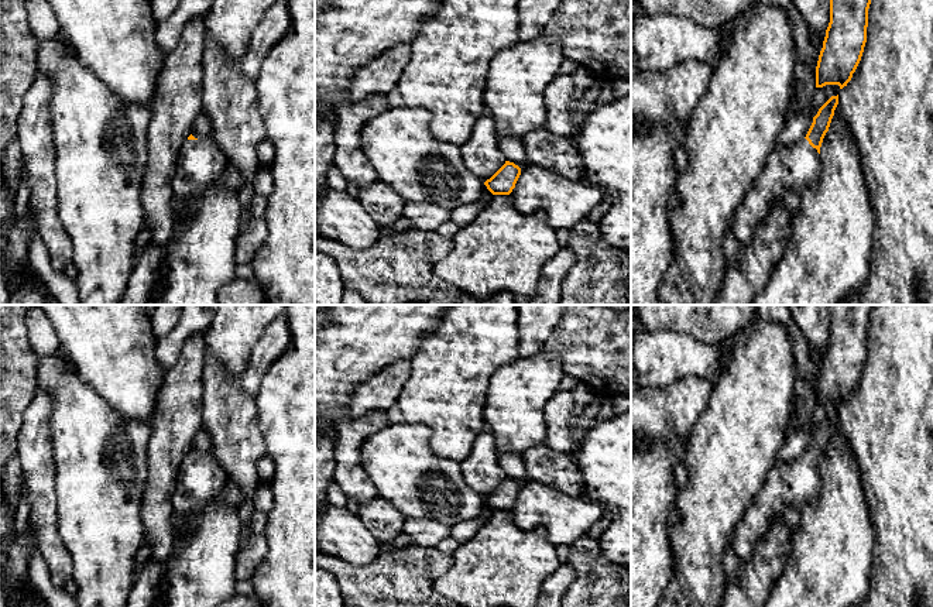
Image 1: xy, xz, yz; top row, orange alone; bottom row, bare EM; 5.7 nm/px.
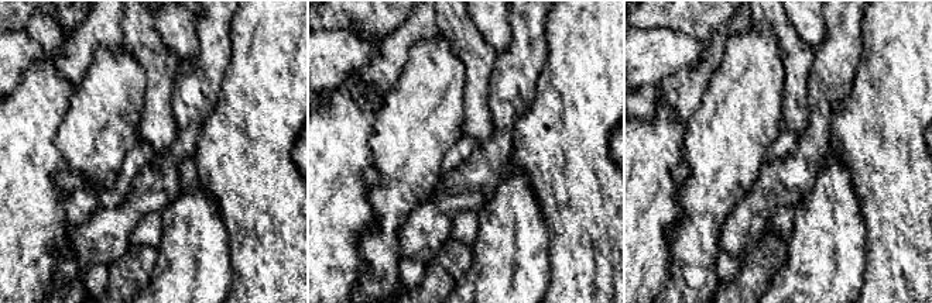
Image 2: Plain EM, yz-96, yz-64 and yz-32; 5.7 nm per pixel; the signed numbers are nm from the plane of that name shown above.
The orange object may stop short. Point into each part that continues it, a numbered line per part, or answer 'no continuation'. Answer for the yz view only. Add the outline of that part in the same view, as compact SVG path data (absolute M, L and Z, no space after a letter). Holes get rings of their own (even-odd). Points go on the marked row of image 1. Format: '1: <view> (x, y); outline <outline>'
1: yz (793, 168); outline M806 138L790 147L776 144L759 178L737 208L728 230L741 244L747 243L785 192L803 193L817 179L820 171L820 154Z

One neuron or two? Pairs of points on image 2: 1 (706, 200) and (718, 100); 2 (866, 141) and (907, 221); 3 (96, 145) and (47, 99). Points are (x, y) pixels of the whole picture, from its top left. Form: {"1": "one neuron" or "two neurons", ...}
{"1": "one neuron", "2": "one neuron", "3": "two neurons"}

